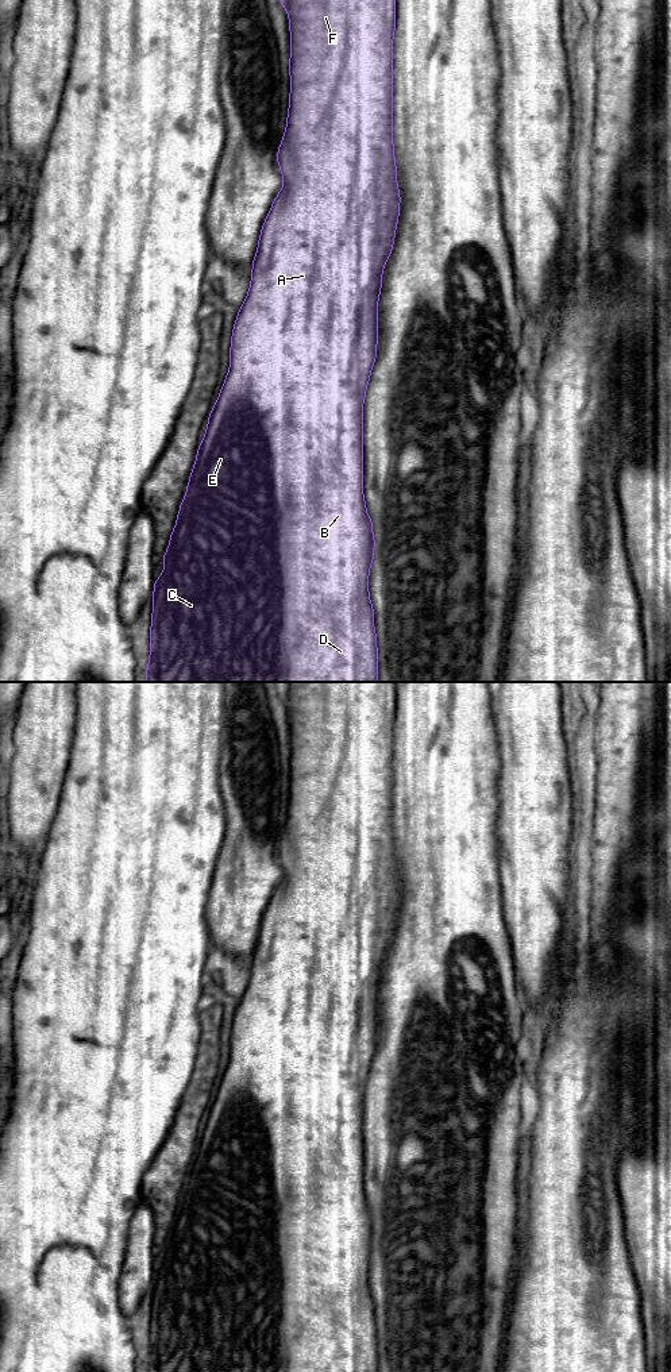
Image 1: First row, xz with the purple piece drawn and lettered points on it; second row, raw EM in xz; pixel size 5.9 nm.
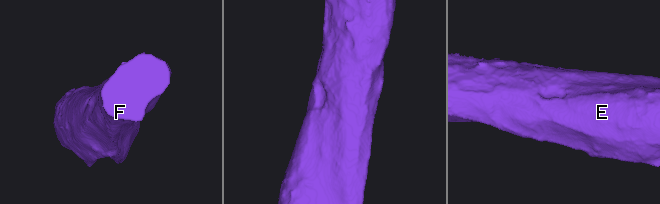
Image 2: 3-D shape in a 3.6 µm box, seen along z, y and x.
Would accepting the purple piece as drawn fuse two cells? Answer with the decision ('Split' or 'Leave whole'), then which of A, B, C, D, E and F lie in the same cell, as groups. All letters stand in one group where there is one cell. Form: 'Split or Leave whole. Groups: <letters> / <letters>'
Leave whole. Groups: A B C D E F

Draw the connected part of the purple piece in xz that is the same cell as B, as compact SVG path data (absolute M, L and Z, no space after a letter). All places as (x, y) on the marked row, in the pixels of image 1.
M396 0L279 1L289 16L292 43L289 111L277 153L284 186L261 228L250 289L231 336L230 370L208 417L186 494L162 556L165 569L154 581L146 682L378 682L377 633L369 594L375 540L363 497L363 401L378 350L382 270L393 250L401 201L392 132Z

